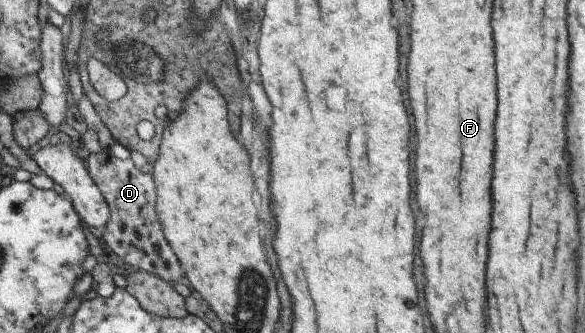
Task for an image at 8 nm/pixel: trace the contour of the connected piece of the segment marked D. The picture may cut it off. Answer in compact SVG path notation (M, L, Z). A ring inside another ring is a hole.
M109 149L91 153L88 163L93 180L104 192L112 212L109 227L103 230L105 244L131 266L169 282L180 282L184 272L160 227L156 213L156 186L153 186L152 176L138 170L133 160L121 160Z

